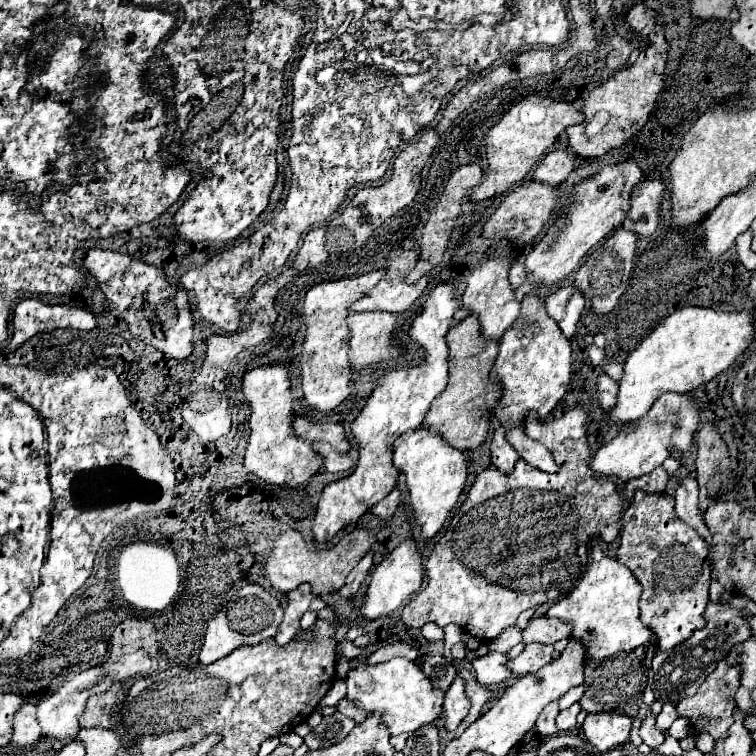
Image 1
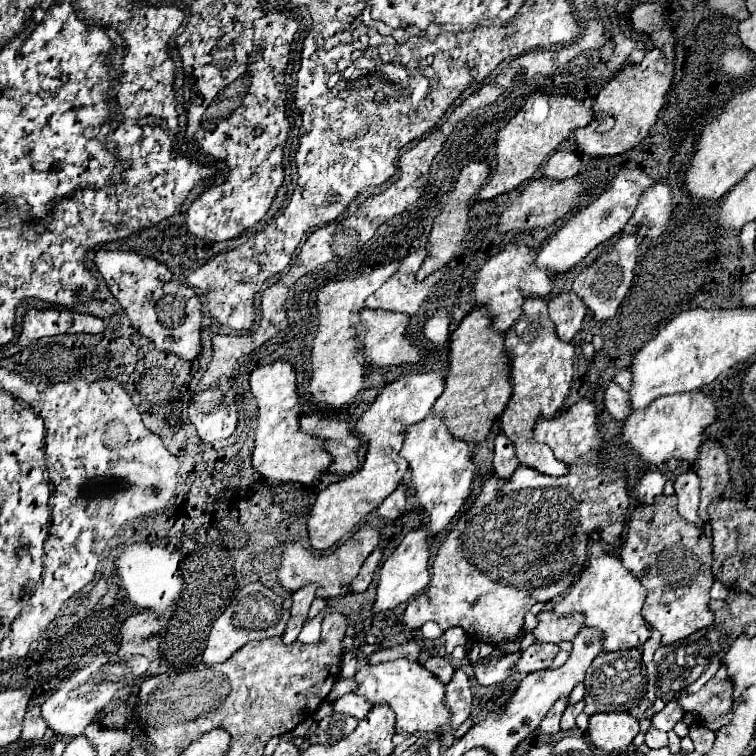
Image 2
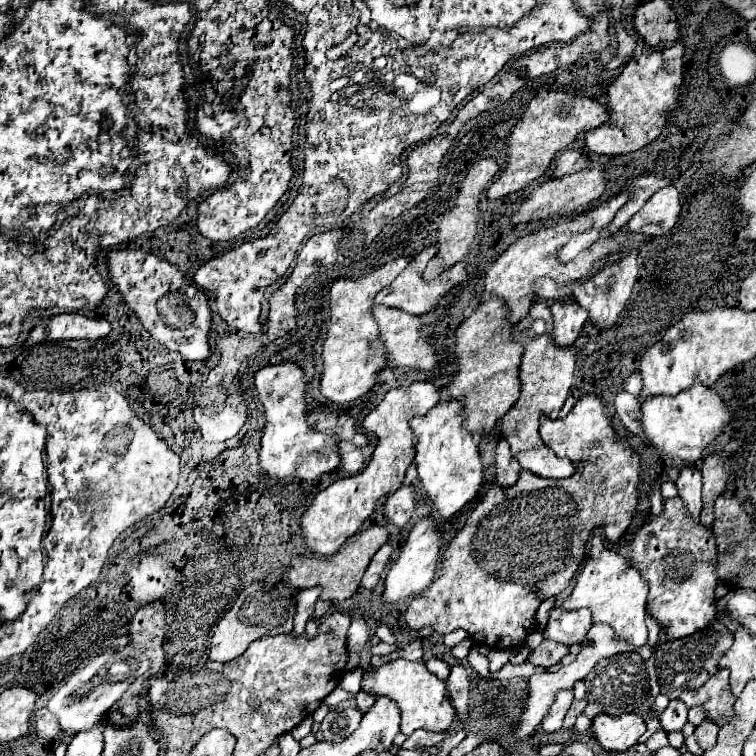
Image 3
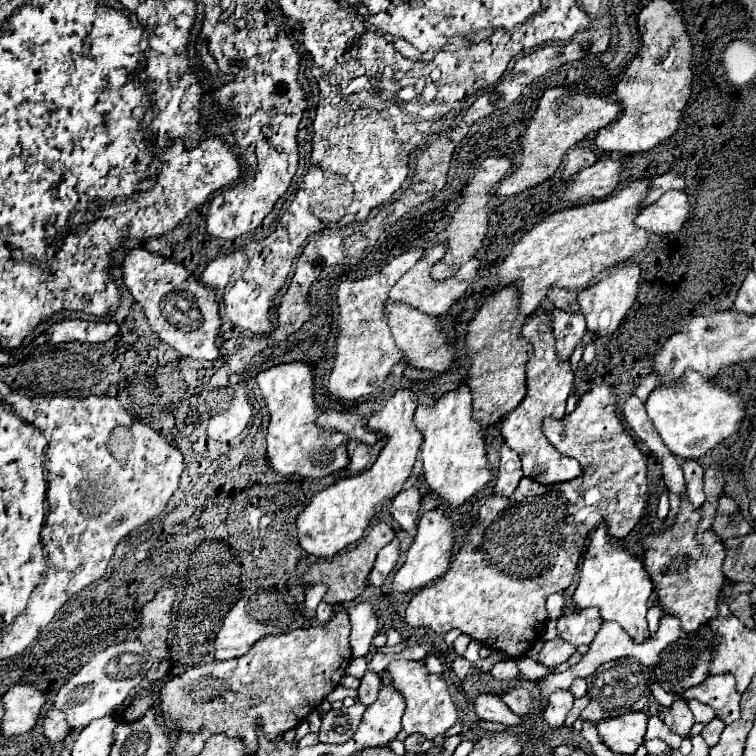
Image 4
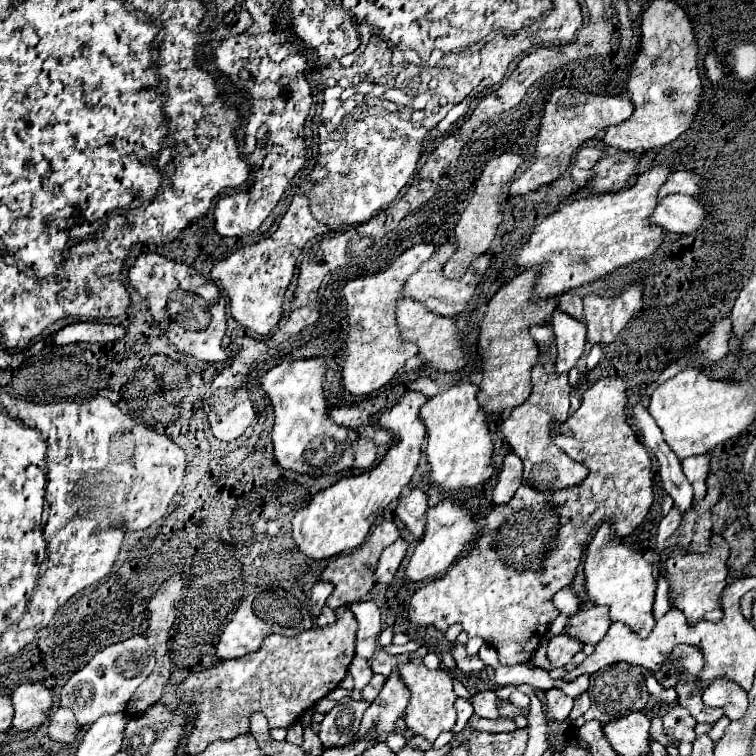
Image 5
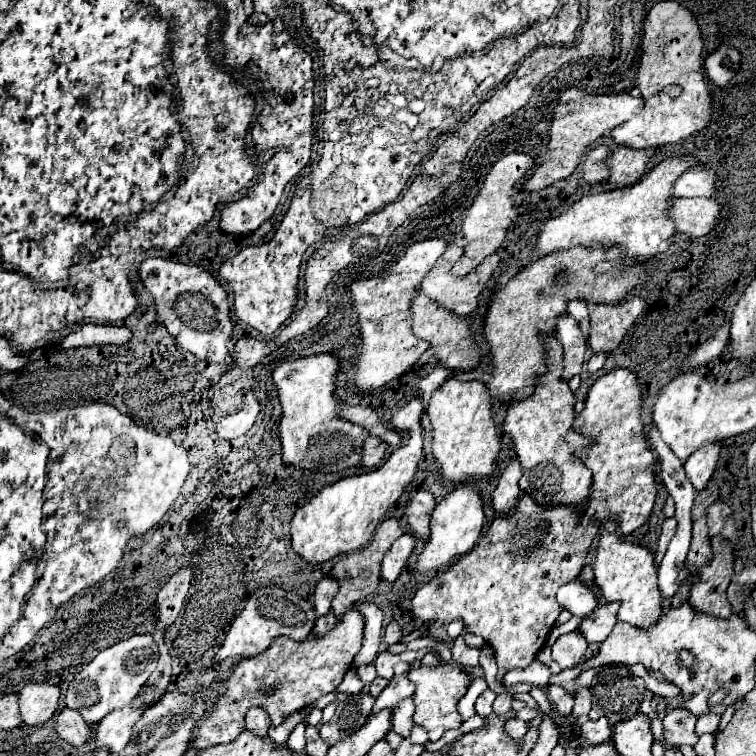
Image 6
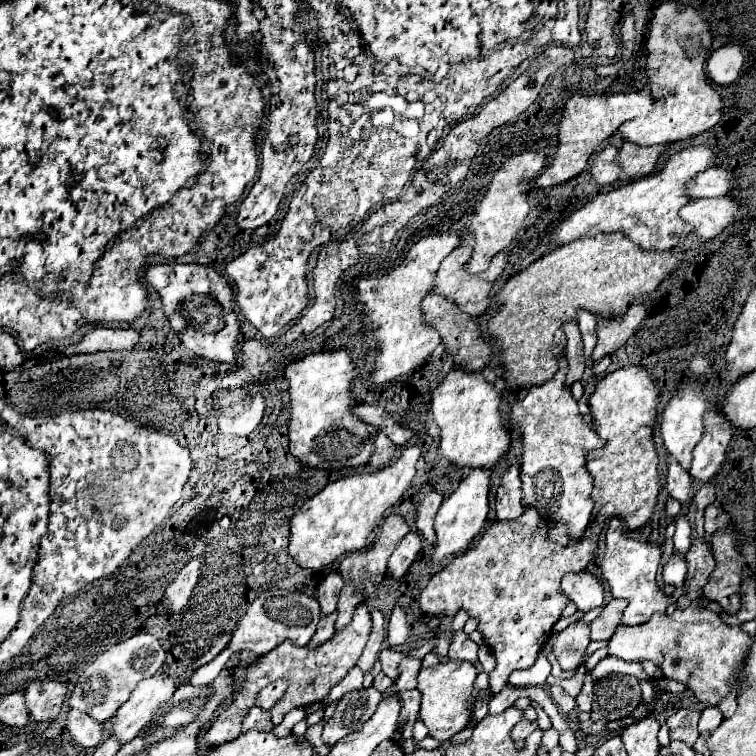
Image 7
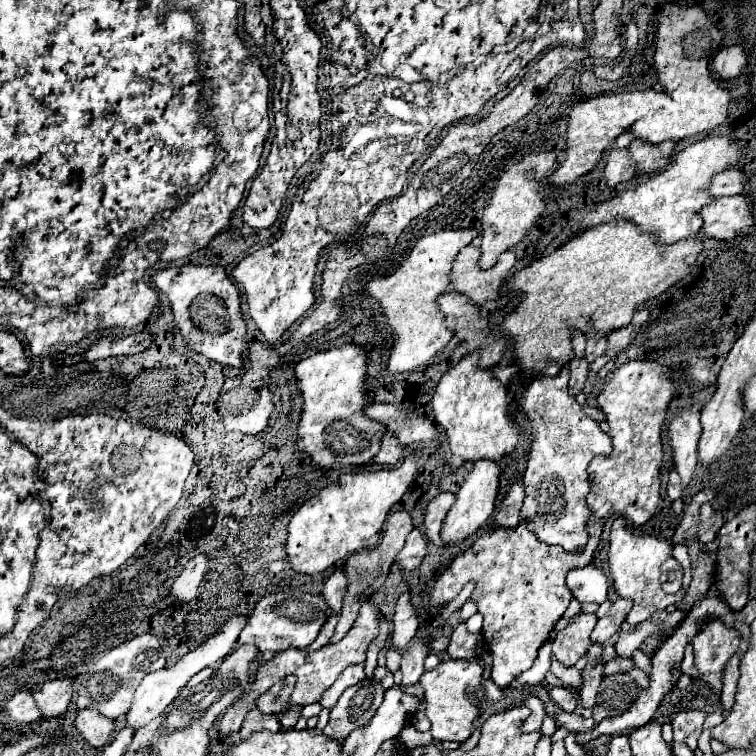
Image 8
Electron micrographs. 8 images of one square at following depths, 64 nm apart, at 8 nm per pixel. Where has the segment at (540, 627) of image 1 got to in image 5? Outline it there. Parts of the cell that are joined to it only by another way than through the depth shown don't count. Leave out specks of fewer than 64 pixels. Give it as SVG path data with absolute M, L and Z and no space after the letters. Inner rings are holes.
M584 604L566 622L566 634L580 640L582 644L596 644L608 630L612 620L608 618L608 608Z

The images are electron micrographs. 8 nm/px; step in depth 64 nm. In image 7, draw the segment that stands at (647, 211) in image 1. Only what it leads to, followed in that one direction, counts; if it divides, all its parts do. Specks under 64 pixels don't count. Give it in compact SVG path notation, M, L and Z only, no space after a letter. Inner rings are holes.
M696 198L680 208L680 216L700 238L714 238L734 222L736 210L738 206L728 198Z

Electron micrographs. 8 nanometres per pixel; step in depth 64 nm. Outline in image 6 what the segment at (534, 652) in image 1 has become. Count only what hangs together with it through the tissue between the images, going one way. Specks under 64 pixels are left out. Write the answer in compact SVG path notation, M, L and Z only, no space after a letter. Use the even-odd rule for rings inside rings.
M570 632L560 636L554 644L552 644L552 658L554 662L560 664L560 668L572 668L576 666L582 656L586 654L588 642L580 632Z

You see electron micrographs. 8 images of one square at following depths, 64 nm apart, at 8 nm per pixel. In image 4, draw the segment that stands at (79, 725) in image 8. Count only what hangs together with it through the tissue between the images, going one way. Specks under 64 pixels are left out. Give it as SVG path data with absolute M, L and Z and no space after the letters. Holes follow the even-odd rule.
M50 708L46 714L44 714L44 736L50 740L50 742L60 742L62 738L66 738L70 732L66 720L64 720L64 712L56 710L56 708Z

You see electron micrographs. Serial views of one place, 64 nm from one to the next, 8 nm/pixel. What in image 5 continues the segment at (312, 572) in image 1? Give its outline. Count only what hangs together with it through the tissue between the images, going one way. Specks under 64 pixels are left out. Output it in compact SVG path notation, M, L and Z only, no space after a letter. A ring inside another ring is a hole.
M386 520L386 522L380 522L366 538L366 542L356 548L356 552L350 552L350 554L342 554L338 558L334 558L322 572L320 572L320 580L324 582L330 582L334 584L334 592L332 596L328 598L328 606L332 610L340 608L340 606L346 606L346 604L352 604L356 600L360 600L364 594L368 594L368 590L374 586L374 570L376 570L376 562L382 554L382 550L386 546L390 546L396 538L400 536L400 530L394 522Z

